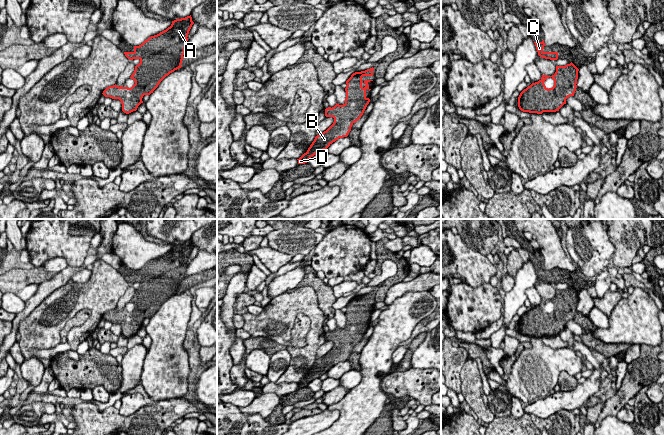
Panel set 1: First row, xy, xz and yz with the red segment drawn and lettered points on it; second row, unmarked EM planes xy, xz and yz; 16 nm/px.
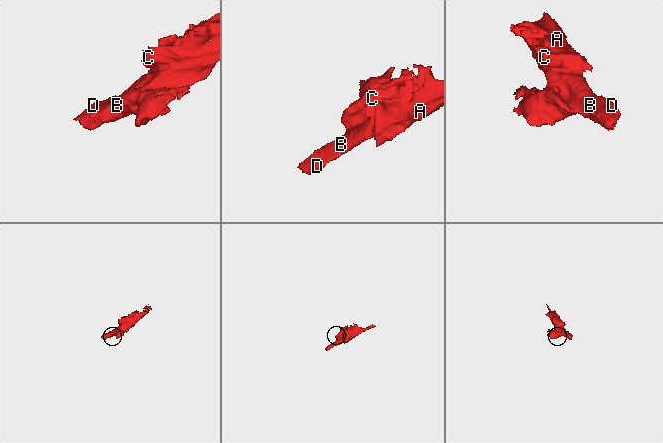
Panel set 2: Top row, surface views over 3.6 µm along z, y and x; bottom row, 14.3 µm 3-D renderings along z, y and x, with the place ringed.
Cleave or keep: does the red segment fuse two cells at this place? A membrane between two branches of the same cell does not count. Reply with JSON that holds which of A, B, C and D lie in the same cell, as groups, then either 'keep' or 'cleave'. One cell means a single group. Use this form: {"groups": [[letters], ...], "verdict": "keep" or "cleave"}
{"groups": [["A", "B", "C", "D"]], "verdict": "keep"}

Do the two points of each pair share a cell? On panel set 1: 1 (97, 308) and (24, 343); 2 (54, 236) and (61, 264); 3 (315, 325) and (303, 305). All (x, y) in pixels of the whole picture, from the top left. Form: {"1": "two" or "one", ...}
{"1": "one", "2": "two", "3": "one"}

